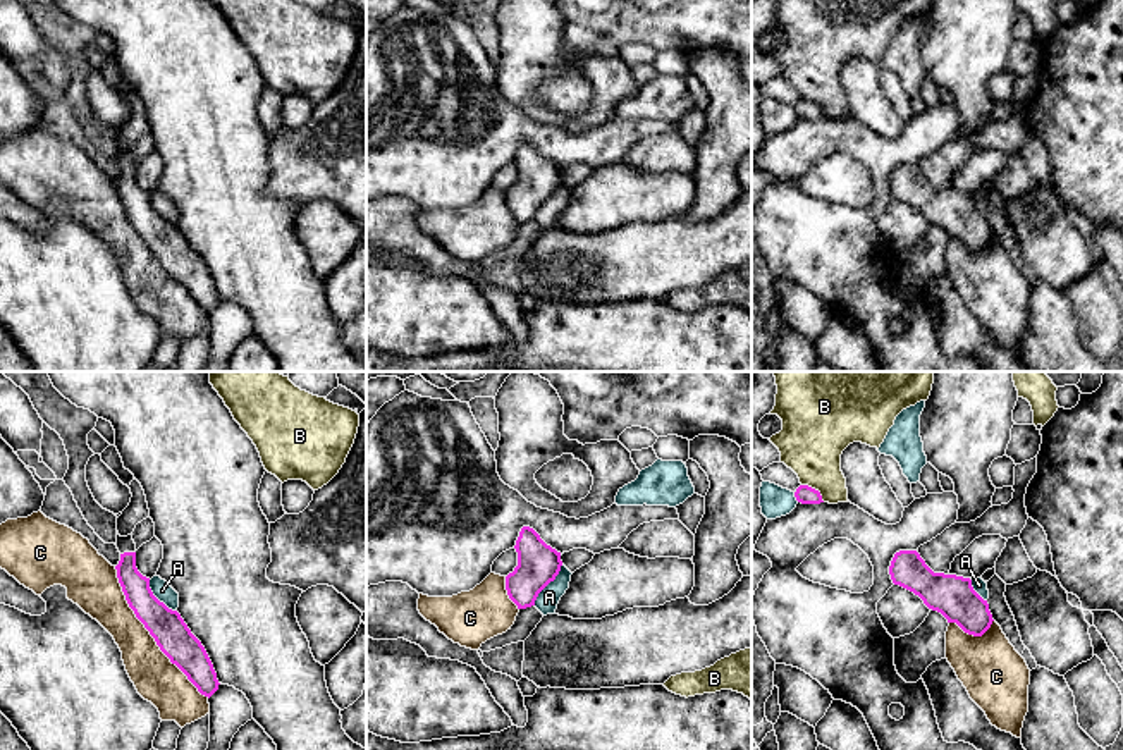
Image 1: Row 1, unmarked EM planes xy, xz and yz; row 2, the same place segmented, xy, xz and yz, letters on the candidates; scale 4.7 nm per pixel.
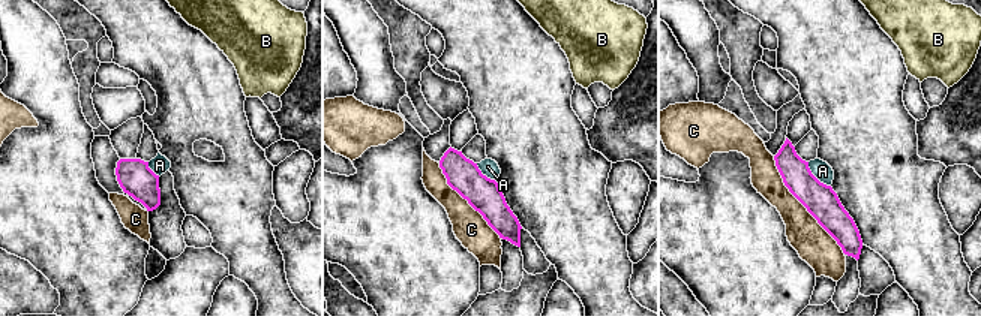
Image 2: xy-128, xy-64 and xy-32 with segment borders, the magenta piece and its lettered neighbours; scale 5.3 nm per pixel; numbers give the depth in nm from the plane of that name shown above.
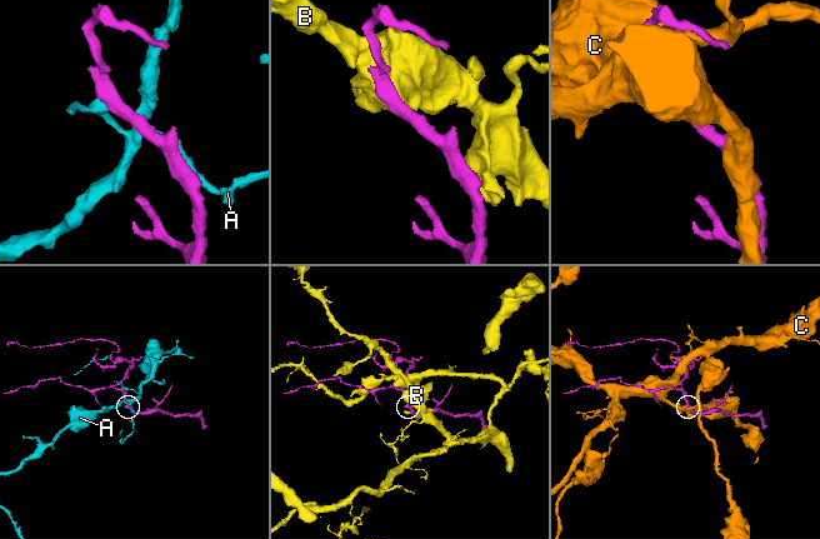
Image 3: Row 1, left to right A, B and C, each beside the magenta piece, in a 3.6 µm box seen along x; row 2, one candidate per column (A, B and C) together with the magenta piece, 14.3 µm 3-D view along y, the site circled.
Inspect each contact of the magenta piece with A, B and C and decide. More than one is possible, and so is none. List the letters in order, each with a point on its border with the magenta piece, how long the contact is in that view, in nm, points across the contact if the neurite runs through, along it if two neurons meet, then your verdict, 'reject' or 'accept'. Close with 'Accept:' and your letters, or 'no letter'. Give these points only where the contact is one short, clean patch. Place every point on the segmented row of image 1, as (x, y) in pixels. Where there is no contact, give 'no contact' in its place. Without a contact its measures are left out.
A: meets magenta in xz at (547, 584); contact 240 nm long; reject
B: meets magenta in yz at (814, 489); contact 140 nm long; border along yz (802, 484), (816, 489), (824, 501); reject
C: meets magenta in xy at (150, 633); contact 750 nm long; reject
Accept: no letter

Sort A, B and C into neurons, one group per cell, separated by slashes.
A / B / C

